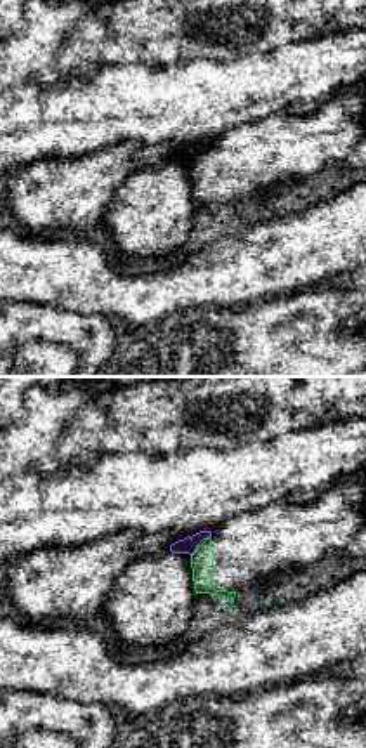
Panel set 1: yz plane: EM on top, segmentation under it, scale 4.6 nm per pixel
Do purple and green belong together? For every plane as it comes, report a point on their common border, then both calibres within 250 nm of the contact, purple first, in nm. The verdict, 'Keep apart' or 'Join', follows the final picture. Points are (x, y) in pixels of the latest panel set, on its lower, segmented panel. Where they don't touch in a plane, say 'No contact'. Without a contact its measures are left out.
Touches purple at (195, 551). Thickness 80 nm (purple) against 110 nm

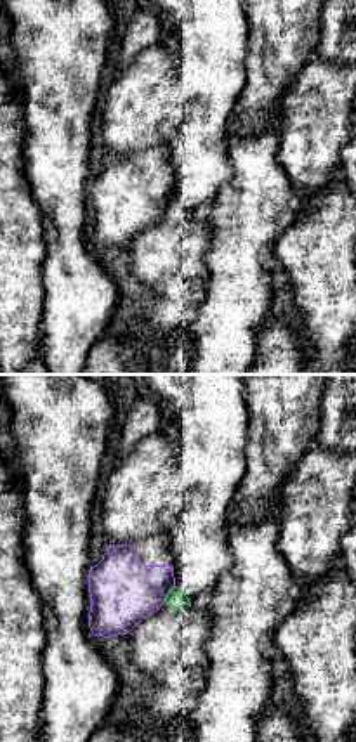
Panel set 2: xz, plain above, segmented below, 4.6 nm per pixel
Touches purple at (169, 592). Thickness 320 nm (purple) against 80 nm

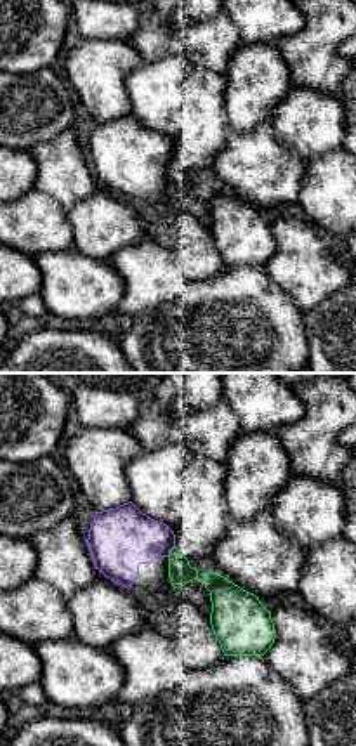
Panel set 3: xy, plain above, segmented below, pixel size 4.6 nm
Touches purple at (171, 549). Thickness 300 nm (purple) against 110 nm

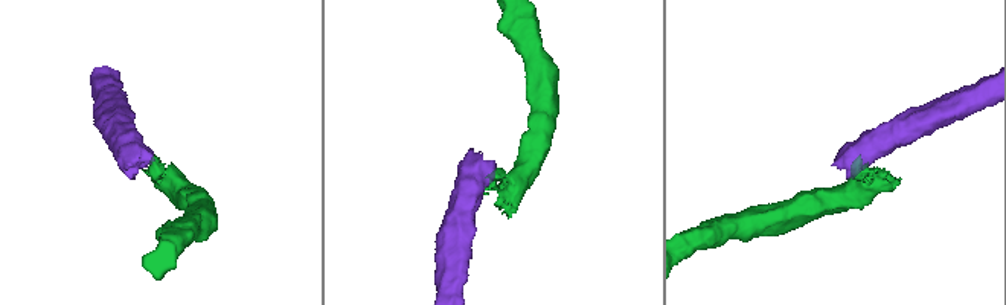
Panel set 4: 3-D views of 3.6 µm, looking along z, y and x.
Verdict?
Keep apart

